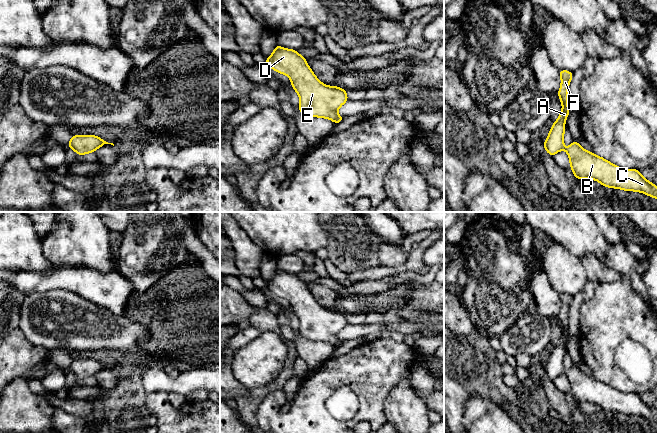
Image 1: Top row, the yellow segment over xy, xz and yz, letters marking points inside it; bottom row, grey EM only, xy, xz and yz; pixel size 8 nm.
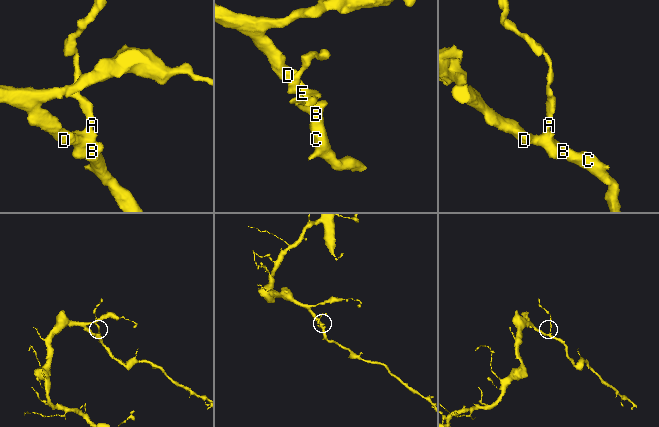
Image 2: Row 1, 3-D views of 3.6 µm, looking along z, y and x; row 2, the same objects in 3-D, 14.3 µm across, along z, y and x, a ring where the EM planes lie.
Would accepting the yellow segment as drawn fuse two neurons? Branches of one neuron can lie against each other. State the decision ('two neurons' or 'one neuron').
one neuron

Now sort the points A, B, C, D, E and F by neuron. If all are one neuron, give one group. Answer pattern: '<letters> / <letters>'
A B C D E F

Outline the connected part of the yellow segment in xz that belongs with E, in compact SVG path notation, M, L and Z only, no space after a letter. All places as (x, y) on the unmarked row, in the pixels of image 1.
M276 269L272 279L266 282L266 288L290 302L291 309L300 322L300 337L327 342L336 348L344 343L337 338L337 334L348 325L346 314L319 305L307 284L296 274Z

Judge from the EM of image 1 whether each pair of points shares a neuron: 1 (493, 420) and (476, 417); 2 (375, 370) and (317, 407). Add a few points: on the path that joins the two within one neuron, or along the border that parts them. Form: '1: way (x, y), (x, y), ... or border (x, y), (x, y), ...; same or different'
1: way (489, 420), (484, 420), (480, 417); same
2: way (358, 370), (341, 371), (322, 390); same

